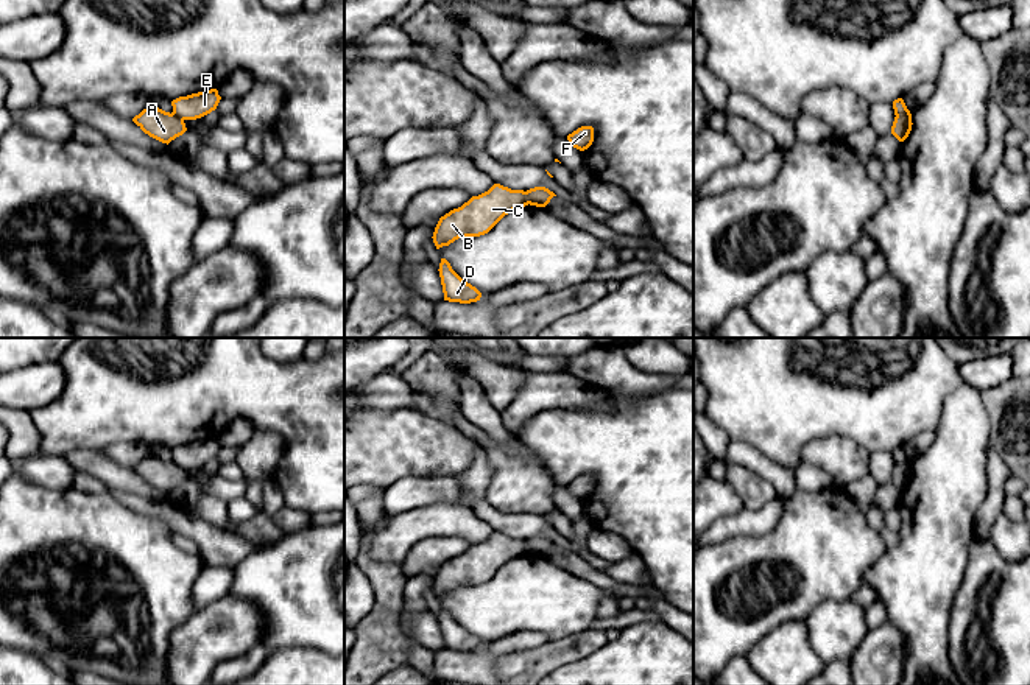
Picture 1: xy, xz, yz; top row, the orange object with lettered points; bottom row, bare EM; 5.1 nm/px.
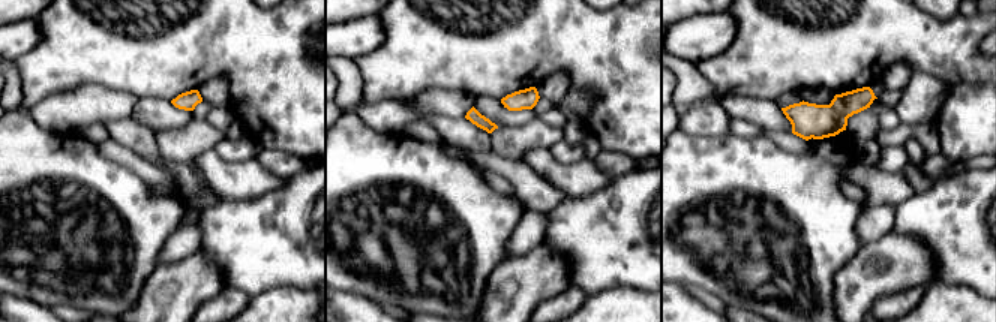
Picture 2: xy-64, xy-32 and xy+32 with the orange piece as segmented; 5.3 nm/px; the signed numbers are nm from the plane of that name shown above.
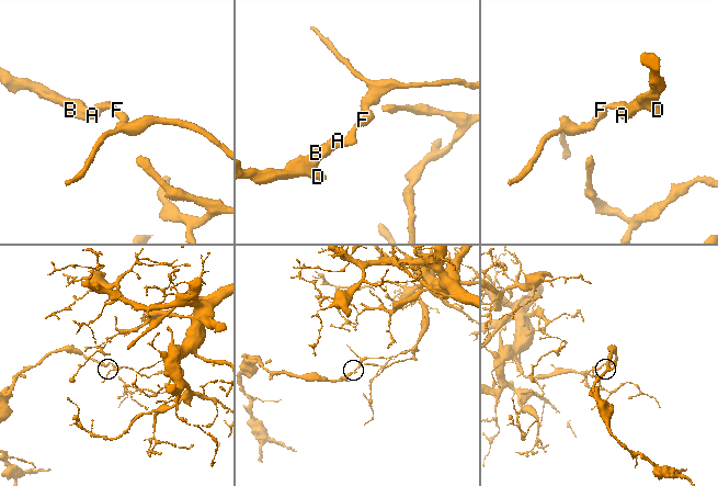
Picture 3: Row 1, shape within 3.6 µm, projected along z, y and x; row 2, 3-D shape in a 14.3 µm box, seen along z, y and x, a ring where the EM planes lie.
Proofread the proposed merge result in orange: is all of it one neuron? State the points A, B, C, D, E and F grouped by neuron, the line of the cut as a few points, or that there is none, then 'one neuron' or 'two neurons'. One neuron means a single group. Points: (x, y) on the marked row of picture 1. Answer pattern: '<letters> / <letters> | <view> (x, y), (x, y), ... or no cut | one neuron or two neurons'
A B C D / E F | yz (909, 111), (896, 115) | two neurons

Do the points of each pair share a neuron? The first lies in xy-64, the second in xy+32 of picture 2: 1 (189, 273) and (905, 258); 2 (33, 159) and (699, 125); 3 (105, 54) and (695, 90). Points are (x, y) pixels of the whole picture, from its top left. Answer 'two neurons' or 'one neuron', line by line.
1: one neuron
2: two neurons
3: two neurons

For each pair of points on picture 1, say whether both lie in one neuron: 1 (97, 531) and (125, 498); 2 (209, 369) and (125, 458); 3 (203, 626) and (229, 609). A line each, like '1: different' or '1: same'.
1: different
2: different
3: same

